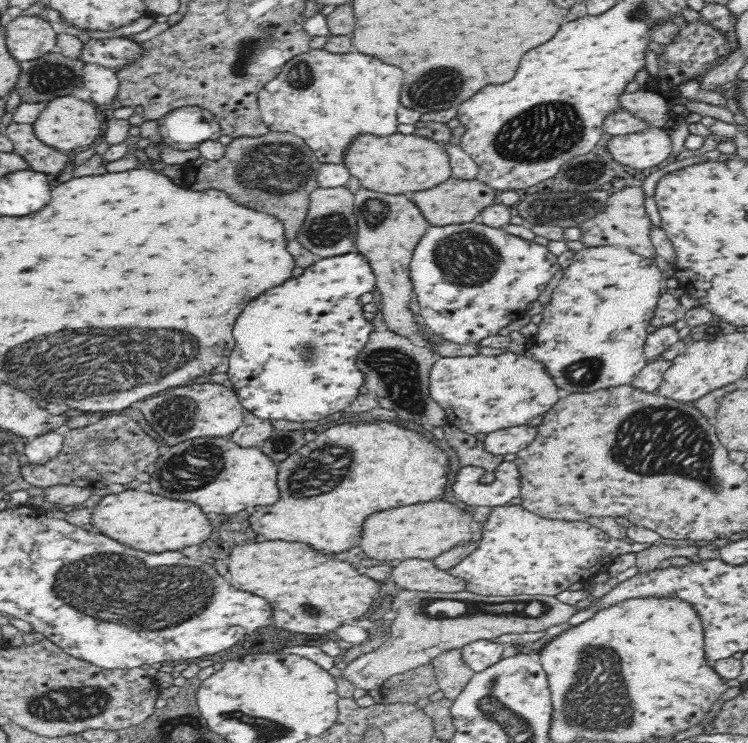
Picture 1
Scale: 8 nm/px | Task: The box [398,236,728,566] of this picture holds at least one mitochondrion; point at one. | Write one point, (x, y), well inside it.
(691, 455)

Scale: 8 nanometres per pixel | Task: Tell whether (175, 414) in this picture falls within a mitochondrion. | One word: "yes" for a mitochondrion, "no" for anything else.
yes

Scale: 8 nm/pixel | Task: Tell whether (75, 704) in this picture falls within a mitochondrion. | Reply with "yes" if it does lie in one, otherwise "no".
yes

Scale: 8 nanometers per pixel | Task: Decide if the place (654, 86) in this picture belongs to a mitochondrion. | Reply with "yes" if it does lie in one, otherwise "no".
no

